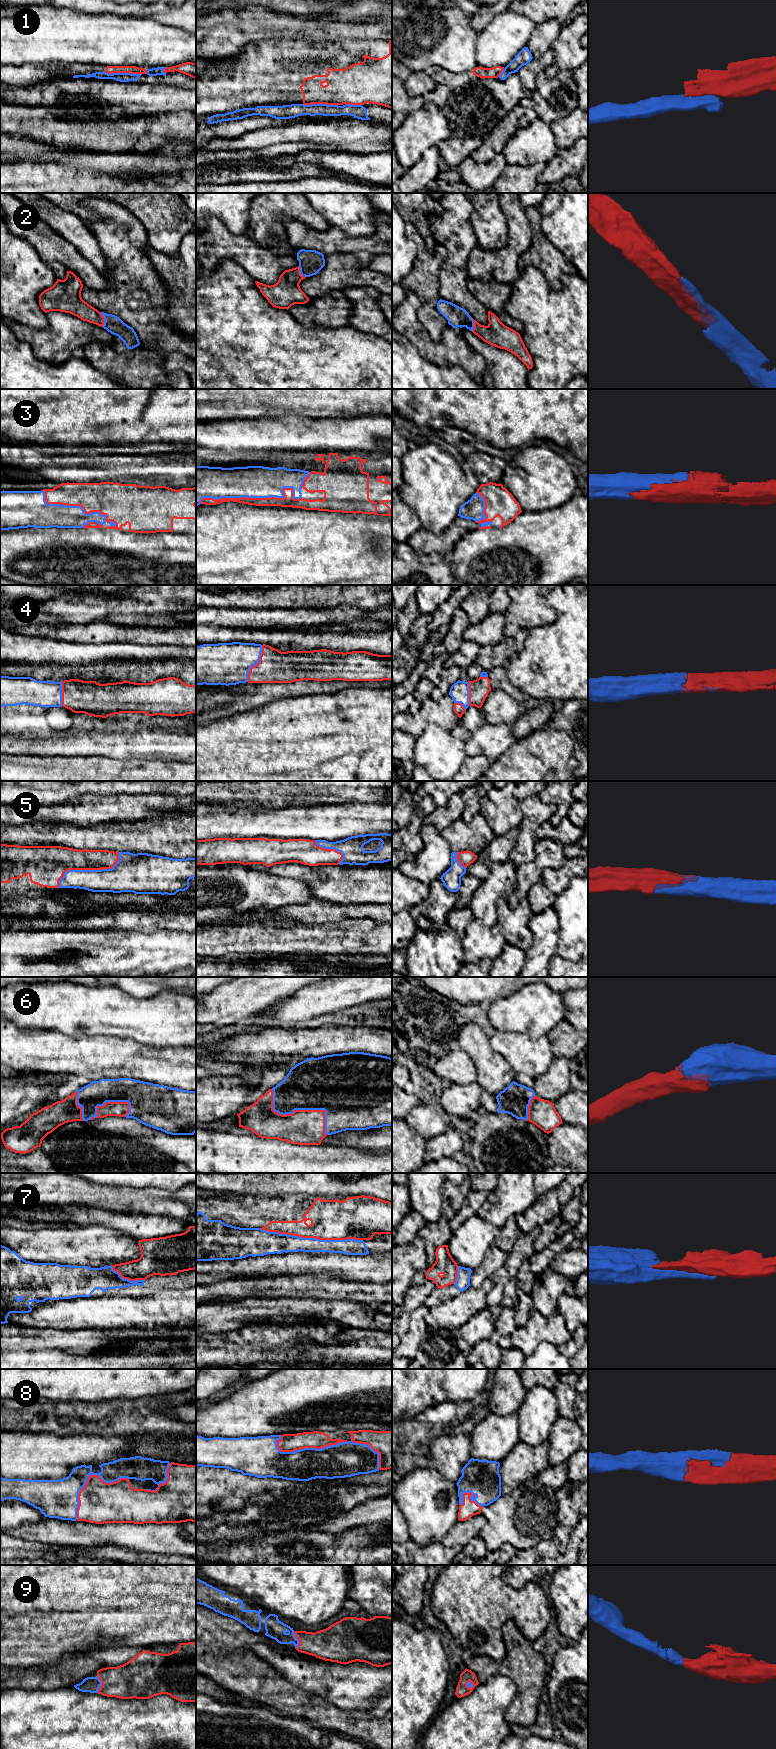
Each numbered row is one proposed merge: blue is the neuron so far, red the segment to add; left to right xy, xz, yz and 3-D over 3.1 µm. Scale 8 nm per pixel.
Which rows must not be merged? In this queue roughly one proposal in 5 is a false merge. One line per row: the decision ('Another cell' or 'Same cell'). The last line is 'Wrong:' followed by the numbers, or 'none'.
1: Another cell
2: Same cell
3: Same cell
4: Same cell
5: Same cell
6: Same cell
7: Another cell
8: Same cell
9: Same cell
Wrong: 1, 7

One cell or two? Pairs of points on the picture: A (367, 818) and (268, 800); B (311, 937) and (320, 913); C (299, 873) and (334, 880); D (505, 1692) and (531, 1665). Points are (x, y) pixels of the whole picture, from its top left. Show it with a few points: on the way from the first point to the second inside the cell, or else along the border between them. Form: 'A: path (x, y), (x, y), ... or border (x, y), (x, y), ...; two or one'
A: border (316, 804), (269, 808); two
B: border (339, 920), (300, 925); two
C: path (308, 873), (325, 873); one
D: border (499, 1673), (516, 1687), (508, 1706); two

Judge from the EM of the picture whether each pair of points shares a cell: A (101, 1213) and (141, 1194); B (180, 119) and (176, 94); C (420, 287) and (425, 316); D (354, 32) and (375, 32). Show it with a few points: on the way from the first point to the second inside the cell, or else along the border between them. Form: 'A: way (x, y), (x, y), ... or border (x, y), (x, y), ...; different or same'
A: border (85, 1204), (91, 1207), (103, 1207), (131, 1213); different
B: border (185, 110), (156, 114); different
C: way (427, 294), (428, 309); same
D: way (359, 32), (370, 32); same

